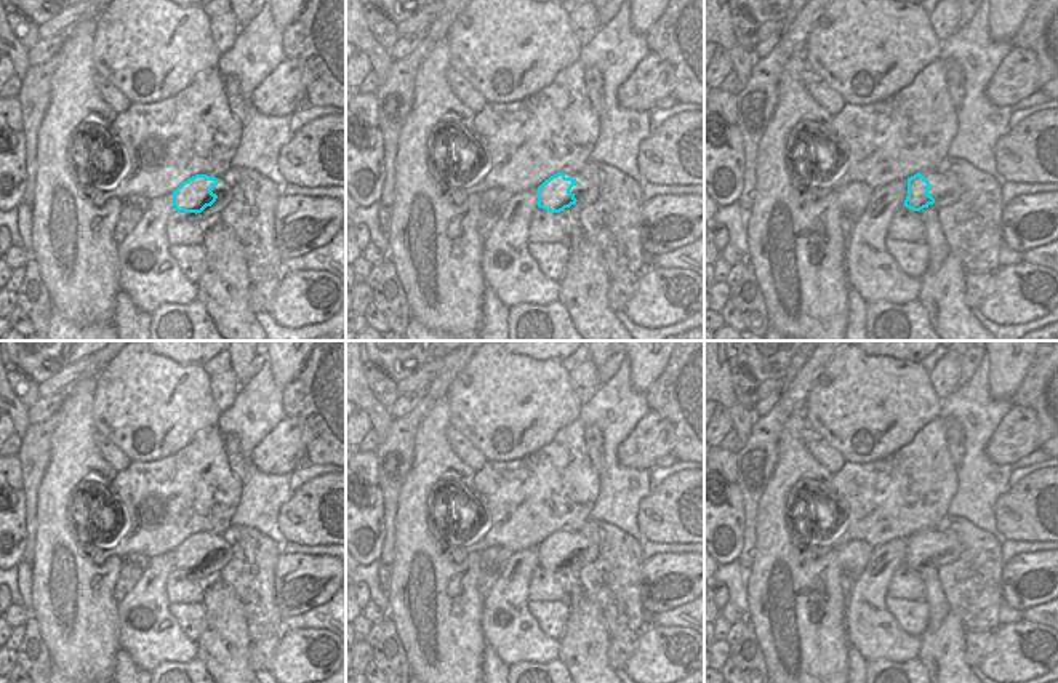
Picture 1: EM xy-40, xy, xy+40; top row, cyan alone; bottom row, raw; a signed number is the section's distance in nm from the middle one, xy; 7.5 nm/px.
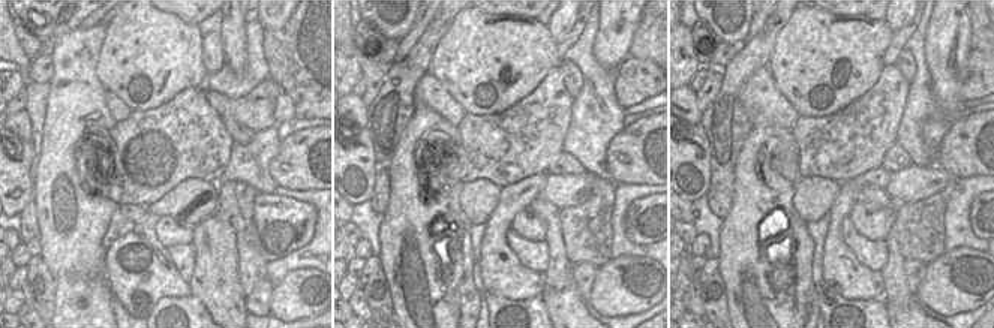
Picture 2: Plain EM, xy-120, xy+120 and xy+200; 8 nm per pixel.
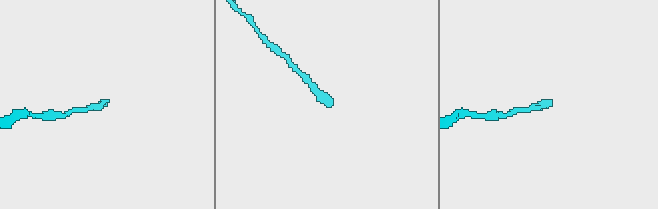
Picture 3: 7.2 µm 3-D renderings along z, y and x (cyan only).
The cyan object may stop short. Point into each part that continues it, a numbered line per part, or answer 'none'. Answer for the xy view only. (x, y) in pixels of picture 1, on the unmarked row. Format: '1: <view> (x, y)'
1: xy (585, 549)

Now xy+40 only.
1: xy+40 (945, 549)

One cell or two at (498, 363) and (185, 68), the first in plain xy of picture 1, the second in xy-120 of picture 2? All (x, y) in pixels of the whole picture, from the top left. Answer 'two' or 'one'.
one

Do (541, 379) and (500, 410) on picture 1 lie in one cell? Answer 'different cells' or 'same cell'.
same cell

